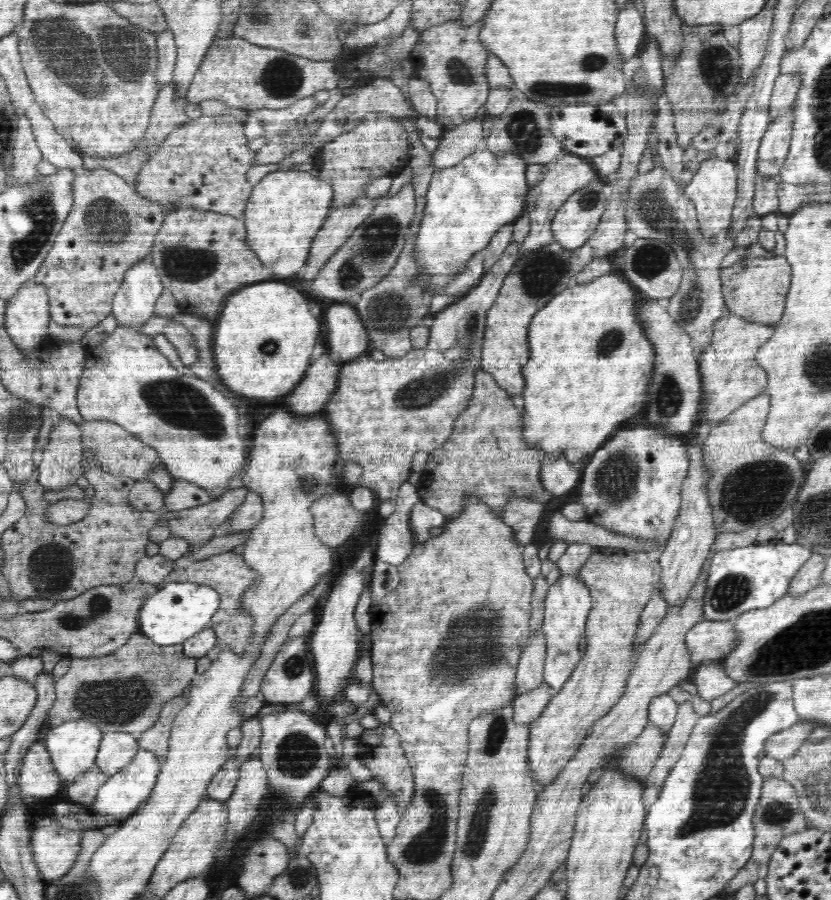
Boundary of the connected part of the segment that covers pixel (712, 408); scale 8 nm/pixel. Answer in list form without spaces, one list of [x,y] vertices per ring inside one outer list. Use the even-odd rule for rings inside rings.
[[[729,313],[715,320],[711,344],[698,358],[703,402],[697,426],[707,421],[710,430],[716,428],[732,410],[760,394],[760,390],[766,390],[766,372],[758,366],[755,354],[774,333],[775,325],[750,321],[738,314]]]

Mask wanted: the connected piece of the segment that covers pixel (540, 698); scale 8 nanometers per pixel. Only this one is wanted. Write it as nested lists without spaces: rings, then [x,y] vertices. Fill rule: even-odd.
[[[542,682],[538,688],[534,688],[530,692],[517,694],[516,698],[512,701],[514,721],[530,725],[531,722],[534,722],[544,712],[544,708],[548,706],[553,696],[554,690],[546,682]]]

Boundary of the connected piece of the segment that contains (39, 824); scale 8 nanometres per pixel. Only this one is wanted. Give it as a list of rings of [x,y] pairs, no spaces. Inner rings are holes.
[[[53,815],[40,816],[31,827],[33,859],[41,876],[44,874],[46,880],[56,880],[70,872],[82,849],[81,831],[61,827]]]

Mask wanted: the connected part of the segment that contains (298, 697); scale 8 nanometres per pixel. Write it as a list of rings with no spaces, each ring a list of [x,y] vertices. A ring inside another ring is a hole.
[[[307,635],[288,638],[284,648],[278,652],[272,661],[267,674],[261,682],[261,692],[265,695],[265,701],[270,704],[296,704],[302,702],[310,694],[316,685],[315,661],[307,647]]]

